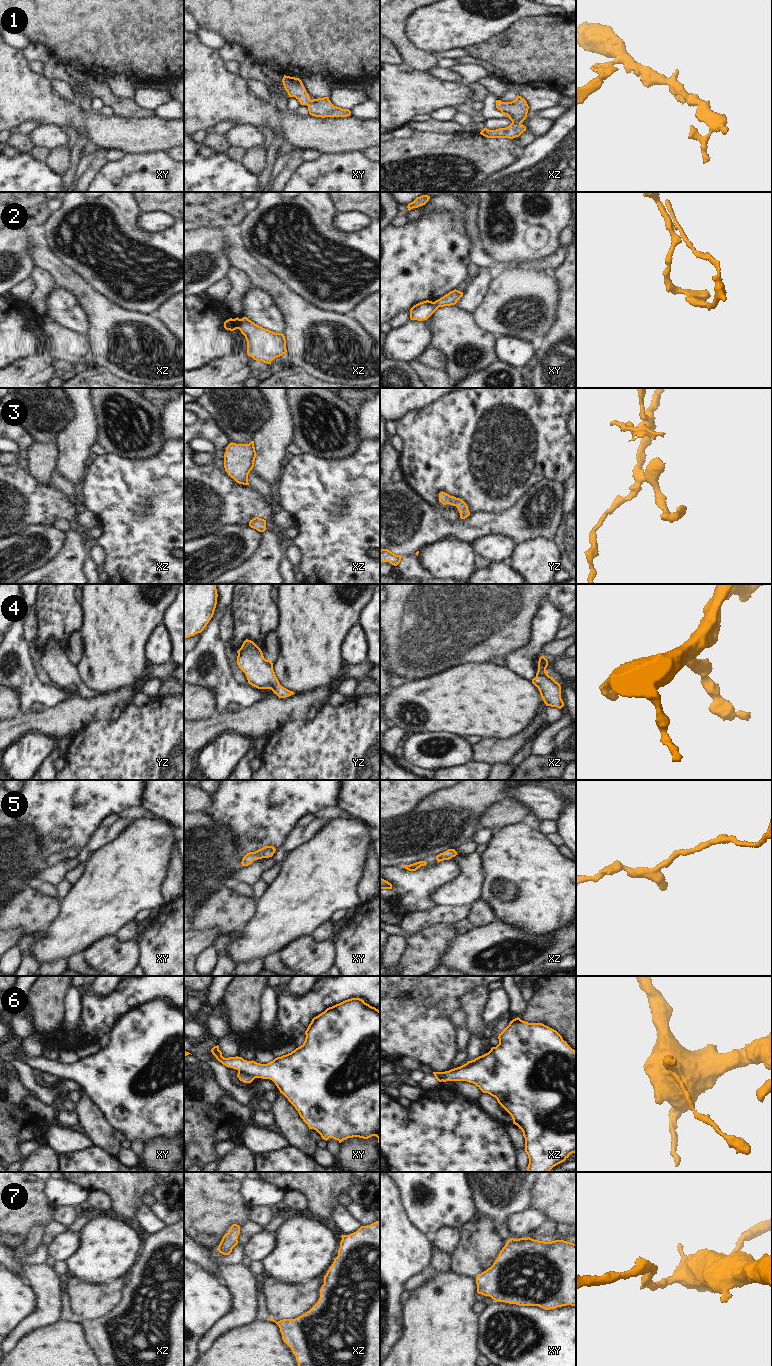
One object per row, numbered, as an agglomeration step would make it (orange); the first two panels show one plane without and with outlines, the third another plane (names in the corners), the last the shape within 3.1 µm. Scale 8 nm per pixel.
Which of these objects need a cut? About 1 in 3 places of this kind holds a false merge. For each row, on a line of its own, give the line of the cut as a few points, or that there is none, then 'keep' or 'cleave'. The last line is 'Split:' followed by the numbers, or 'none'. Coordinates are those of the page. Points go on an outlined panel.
1: no cut | keep
2: xz (241, 319), (241, 325), (238, 328) | cleave
3: no cut | keep
4: no cut | keep
5: no cut | keep
6: xy (238, 1070), (243, 1070), (254, 1078) | cleave
7: no cut | keep
Split: 2, 6

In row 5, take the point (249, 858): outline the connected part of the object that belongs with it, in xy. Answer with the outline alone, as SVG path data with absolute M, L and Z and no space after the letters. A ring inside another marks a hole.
M265 846L255 852L247 853L242 859L242 866L250 865L254 860L272 857L276 849L273 846Z

